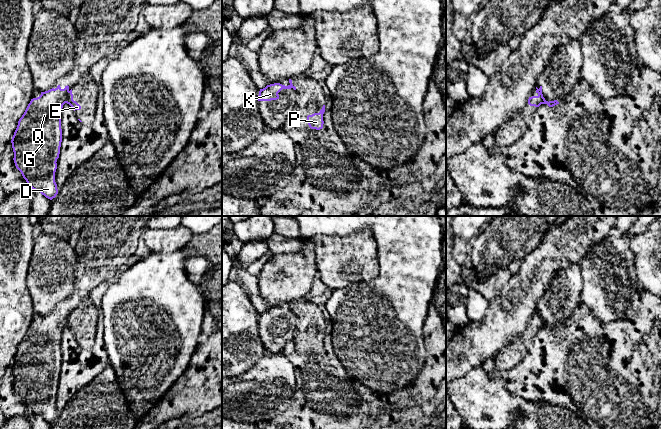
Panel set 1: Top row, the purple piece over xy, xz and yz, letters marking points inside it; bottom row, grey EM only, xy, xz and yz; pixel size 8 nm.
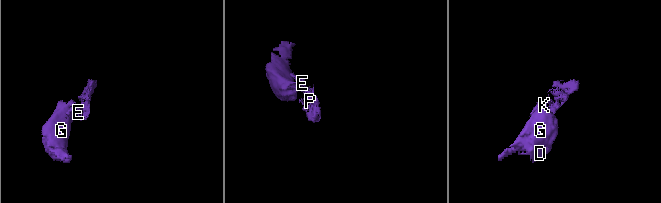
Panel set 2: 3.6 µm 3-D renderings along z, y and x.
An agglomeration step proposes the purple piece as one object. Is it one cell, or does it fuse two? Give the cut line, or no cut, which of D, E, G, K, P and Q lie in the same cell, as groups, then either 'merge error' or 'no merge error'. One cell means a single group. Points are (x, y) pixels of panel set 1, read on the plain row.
cut in xy along (69, 315), (65, 326); D G K Q / E P; merge error

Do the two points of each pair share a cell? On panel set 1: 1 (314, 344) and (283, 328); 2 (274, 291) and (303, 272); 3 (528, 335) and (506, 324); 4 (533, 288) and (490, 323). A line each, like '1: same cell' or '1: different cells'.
1: different cells
2: same cell
3: different cells
4: same cell

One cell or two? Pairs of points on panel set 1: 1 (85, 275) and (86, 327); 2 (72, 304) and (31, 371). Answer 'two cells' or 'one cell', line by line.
1: two cells
2: one cell

